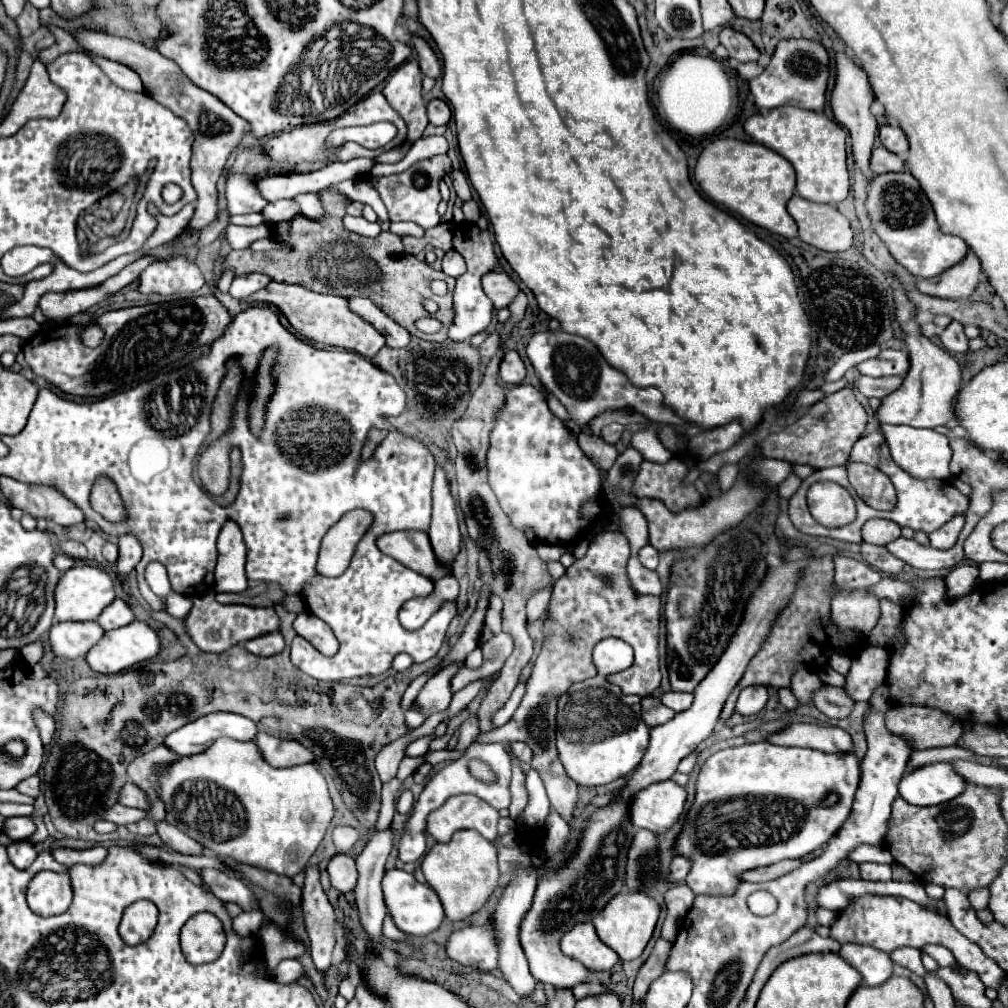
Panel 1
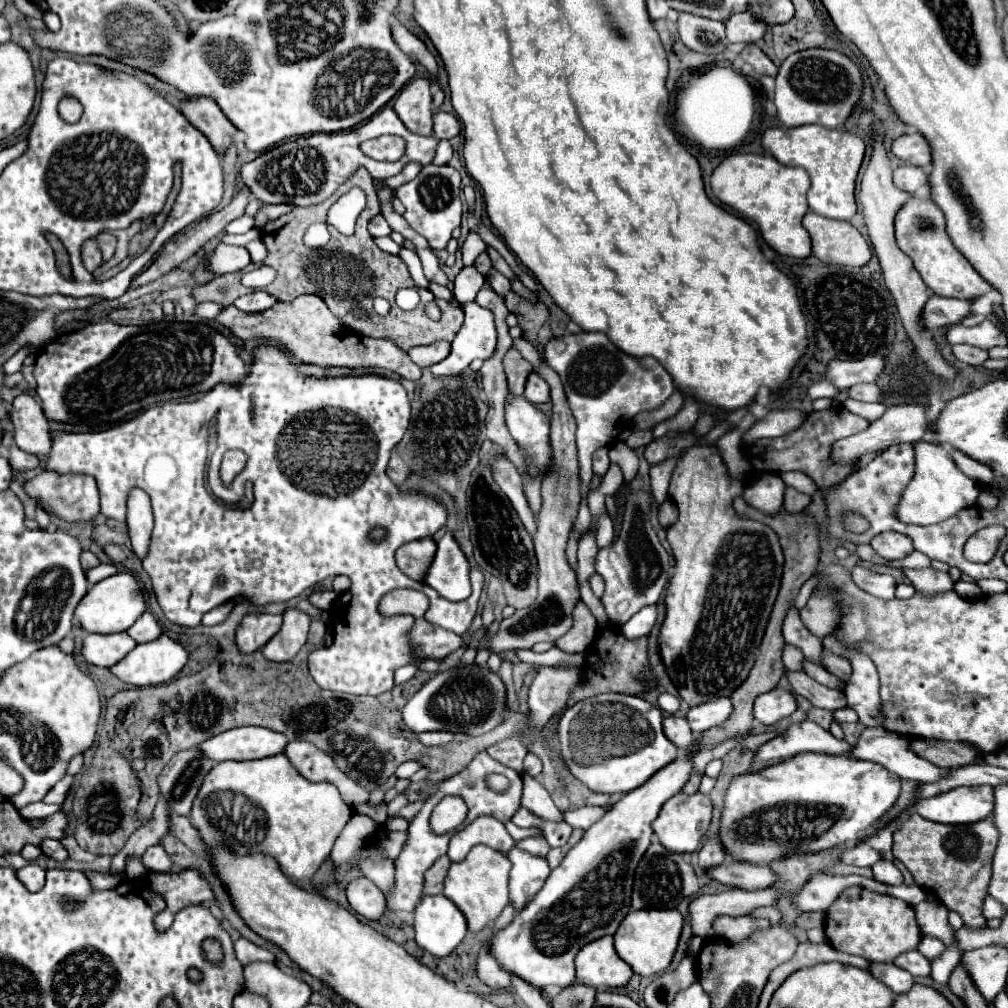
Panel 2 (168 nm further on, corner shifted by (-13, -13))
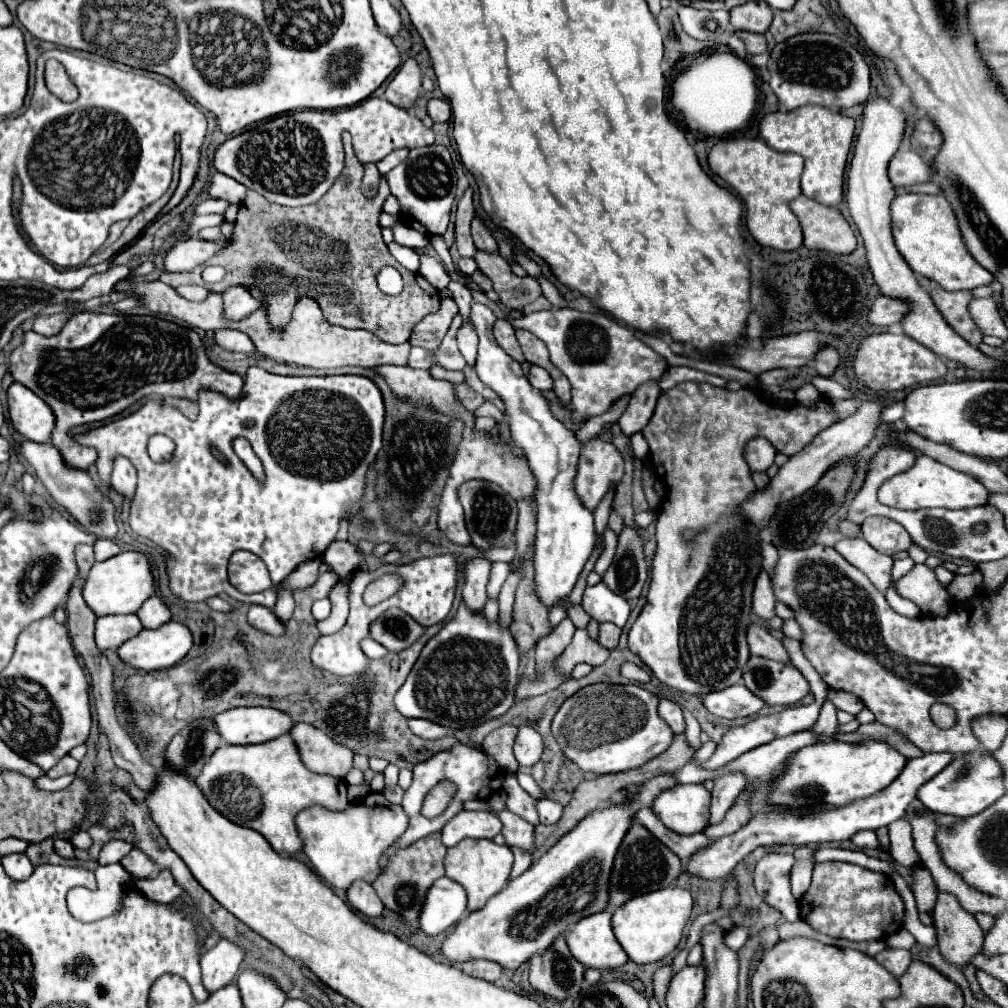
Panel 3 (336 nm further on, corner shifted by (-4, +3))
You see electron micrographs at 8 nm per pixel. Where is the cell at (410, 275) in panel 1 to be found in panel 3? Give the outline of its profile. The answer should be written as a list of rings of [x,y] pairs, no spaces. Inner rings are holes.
[[[349,132],[343,134],[343,144],[345,144],[345,168],[343,174],[337,178],[337,182],[333,184],[333,188],[315,204],[309,206],[299,206],[299,208],[289,208],[289,206],[281,206],[275,202],[269,202],[265,196],[249,190],[249,196],[245,198],[245,204],[241,204],[239,214],[237,214],[237,222],[235,222],[235,236],[229,244],[229,248],[225,248],[225,252],[219,252],[217,256],[213,256],[211,260],[207,260],[207,264],[197,266],[189,272],[163,272],[161,274],[161,282],[177,288],[181,284],[199,284],[205,286],[211,292],[223,292],[229,286],[247,286],[255,298],[259,298],[267,310],[269,310],[269,322],[273,322],[275,326],[281,326],[285,320],[289,320],[291,310],[295,300],[299,300],[301,296],[313,296],[325,318],[331,324],[337,326],[345,326],[345,328],[363,328],[369,330],[373,334],[377,334],[381,340],[389,342],[389,344],[403,344],[409,340],[409,334],[413,330],[413,326],[427,314],[437,312],[441,306],[439,300],[439,292],[421,276],[415,272],[405,270],[391,254],[387,244],[381,238],[381,226],[375,222],[375,218],[381,214],[383,202],[389,196],[389,186],[385,184],[385,178],[381,178],[379,190],[383,192],[383,198],[367,198],[361,190],[361,178],[363,178],[363,164],[357,160],[353,146],[351,146],[351,136]],[[349,178],[351,186],[345,188],[343,180]],[[209,264],[219,264],[227,270],[225,280],[217,282],[217,284],[205,284],[201,280],[201,270]],[[383,266],[393,266],[401,272],[403,276],[403,290],[395,296],[383,294],[381,290],[377,290],[377,274]]]

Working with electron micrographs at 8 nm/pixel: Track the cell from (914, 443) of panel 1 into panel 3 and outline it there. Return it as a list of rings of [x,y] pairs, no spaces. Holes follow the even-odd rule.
[[[917,456],[915,464],[905,472],[895,474],[879,488],[879,502],[899,510],[919,510],[919,508],[971,508],[987,504],[987,488],[973,480],[971,476],[945,466],[931,456]]]

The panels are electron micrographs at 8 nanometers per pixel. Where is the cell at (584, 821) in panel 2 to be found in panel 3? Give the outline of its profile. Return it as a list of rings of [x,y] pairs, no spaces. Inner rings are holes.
[[[517,772],[517,780],[519,780],[519,786],[521,786],[529,796],[533,796],[535,800],[539,800],[539,798],[547,798],[547,794],[541,790],[541,786],[539,786],[529,774],[521,774],[521,772]]]

